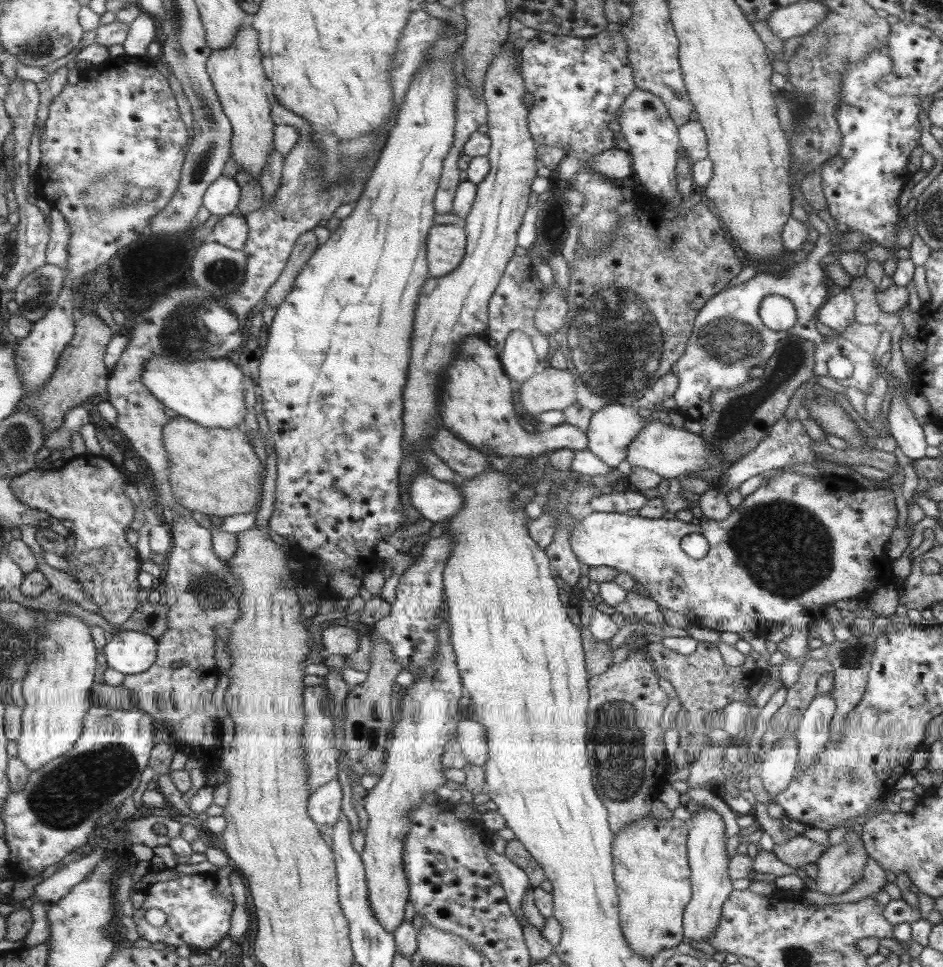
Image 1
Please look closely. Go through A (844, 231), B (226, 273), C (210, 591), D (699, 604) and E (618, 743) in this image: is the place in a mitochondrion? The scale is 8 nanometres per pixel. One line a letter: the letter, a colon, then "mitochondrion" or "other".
A: other
B: mitochondrion
C: mitochondrion
D: other
E: mitochondrion

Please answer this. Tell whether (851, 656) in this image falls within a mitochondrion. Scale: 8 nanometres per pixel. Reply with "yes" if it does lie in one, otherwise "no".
yes

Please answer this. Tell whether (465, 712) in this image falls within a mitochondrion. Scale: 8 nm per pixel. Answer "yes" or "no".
no

